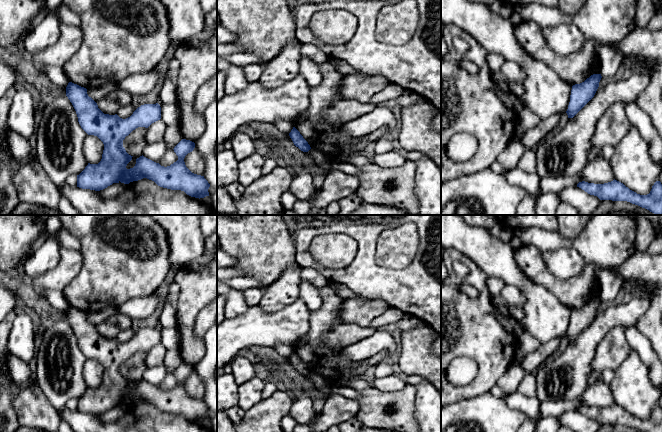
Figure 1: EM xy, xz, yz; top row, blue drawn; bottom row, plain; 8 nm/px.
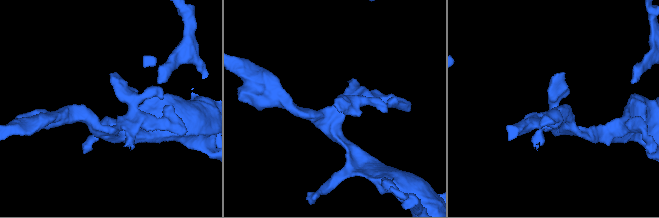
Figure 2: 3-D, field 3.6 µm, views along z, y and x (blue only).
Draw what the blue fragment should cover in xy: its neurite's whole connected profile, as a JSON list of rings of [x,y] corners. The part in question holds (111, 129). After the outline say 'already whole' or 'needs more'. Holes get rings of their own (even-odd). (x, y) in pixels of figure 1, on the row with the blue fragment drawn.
[[[68,83],[66,96],[76,111],[81,128],[88,135],[97,136],[104,144],[101,161],[88,163],[77,175],[77,187],[100,191],[113,183],[129,184],[147,178],[160,187],[181,190],[191,197],[209,196],[208,181],[204,176],[192,173],[185,165],[185,156],[195,148],[195,143],[190,140],[182,139],[174,147],[178,160],[170,166],[161,166],[142,155],[136,159],[133,168],[126,168],[133,156],[126,152],[123,140],[136,128],[148,128],[161,119],[158,103],[141,105],[130,117],[122,119],[117,114],[104,114],[88,96],[87,89],[77,84]]]; already whole

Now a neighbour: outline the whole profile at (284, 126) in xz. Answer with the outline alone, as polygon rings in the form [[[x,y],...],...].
[[[277,119],[272,123],[272,125],[279,131],[286,134],[289,134],[294,127],[293,123],[281,119]]]

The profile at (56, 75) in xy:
[[[45,66],[42,69],[47,79],[61,88],[66,88],[70,82],[63,68],[57,66]]]

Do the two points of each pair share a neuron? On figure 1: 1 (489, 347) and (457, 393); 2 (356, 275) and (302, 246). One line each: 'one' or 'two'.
1: one
2: one

